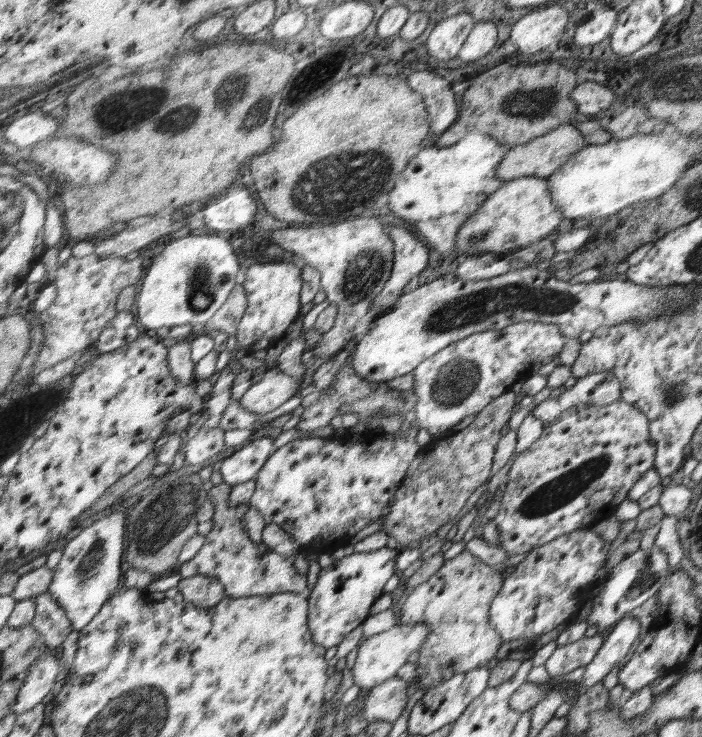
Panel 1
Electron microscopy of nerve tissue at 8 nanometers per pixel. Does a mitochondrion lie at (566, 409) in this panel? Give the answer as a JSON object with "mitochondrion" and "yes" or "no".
{"mitochondrion":"no"}

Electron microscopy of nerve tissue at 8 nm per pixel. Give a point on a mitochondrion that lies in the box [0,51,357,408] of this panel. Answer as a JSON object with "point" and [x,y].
{"point":[152,106]}

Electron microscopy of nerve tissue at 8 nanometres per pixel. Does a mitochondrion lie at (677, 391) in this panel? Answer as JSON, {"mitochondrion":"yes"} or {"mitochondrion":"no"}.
{"mitochondrion":"yes"}

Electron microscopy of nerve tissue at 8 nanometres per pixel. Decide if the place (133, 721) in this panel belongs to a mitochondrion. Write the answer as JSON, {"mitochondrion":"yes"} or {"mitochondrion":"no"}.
{"mitochondrion":"yes"}

